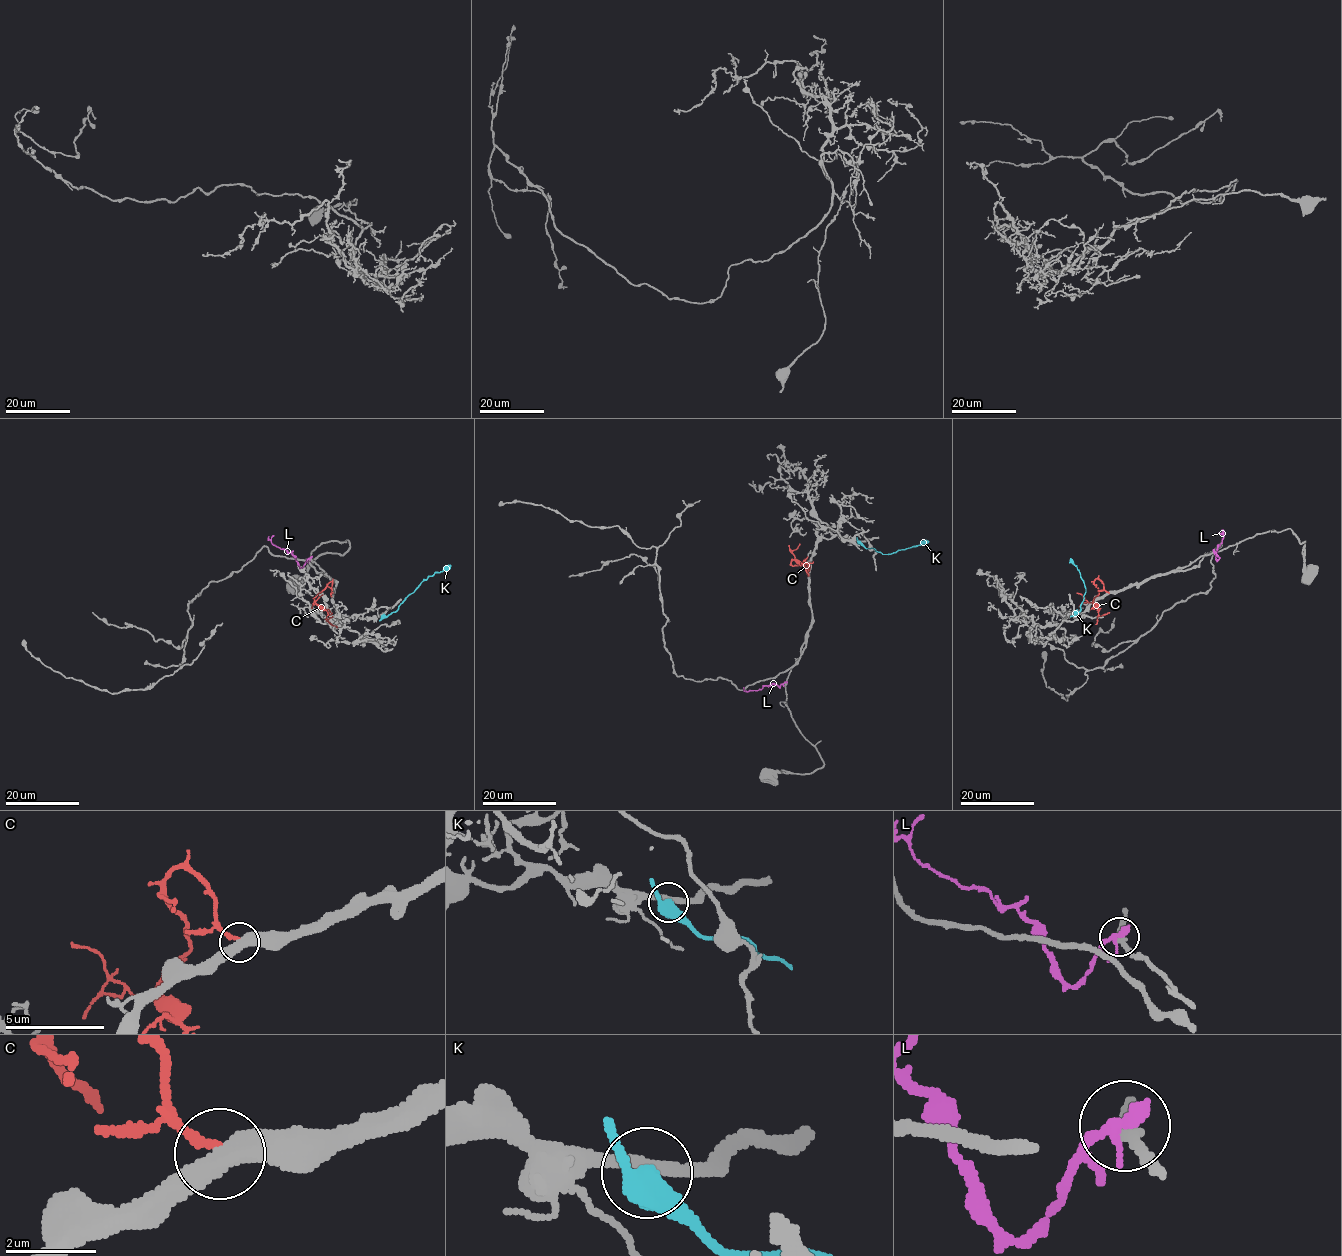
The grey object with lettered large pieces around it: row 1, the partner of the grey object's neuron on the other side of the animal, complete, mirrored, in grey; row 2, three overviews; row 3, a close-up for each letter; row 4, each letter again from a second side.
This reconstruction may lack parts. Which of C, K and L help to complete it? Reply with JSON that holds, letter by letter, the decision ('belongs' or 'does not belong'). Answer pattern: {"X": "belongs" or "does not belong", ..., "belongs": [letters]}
{"C": "does not belong", "K": "does not belong", "L": "does not belong", "belongs": []}

